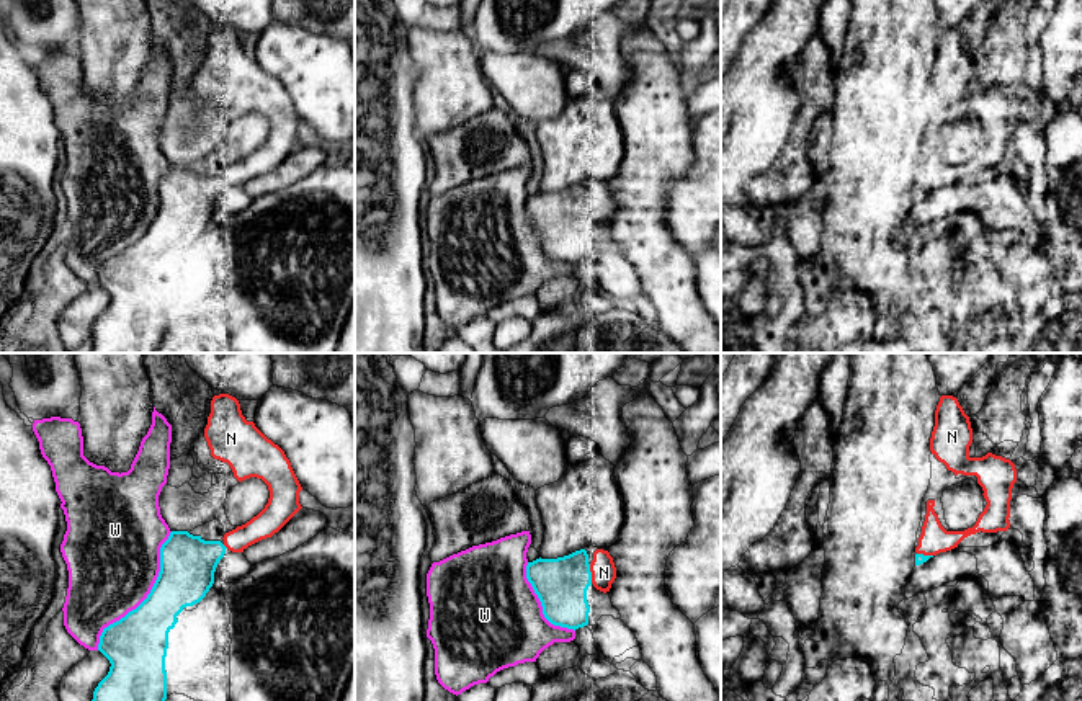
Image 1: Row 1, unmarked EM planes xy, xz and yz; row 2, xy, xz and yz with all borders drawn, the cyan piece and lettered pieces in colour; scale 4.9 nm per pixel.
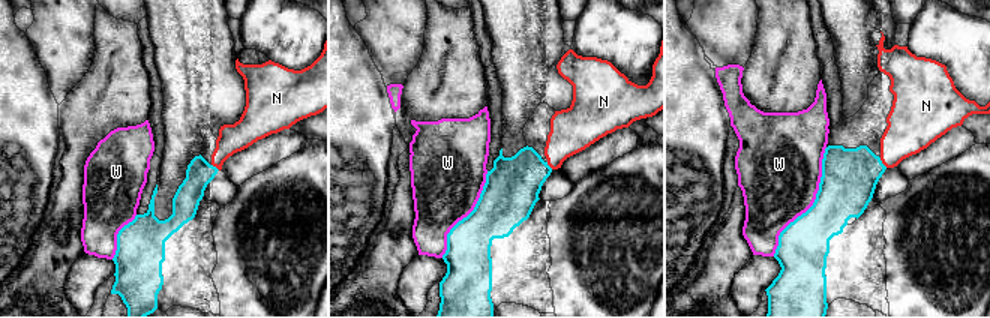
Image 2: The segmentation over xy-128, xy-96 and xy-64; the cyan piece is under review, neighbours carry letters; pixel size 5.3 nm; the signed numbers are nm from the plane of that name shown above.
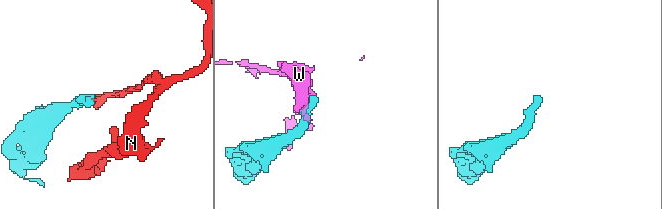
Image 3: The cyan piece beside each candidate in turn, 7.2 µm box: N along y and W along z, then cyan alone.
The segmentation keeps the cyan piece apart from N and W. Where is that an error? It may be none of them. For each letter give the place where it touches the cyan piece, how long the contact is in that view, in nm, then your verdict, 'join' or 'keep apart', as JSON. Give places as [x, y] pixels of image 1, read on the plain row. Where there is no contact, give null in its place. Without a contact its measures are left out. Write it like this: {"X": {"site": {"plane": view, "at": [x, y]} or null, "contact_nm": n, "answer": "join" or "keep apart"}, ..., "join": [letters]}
{"N": {"site": {"plane": "xz", "at": [590, 208]}, "contact_nm": 100, "answer": "join"}, "W": {"site": {"plane": "xy", "at": [147, 229]}, "contact_nm": 700, "answer": "keep apart"}, "join": ["N"]}

